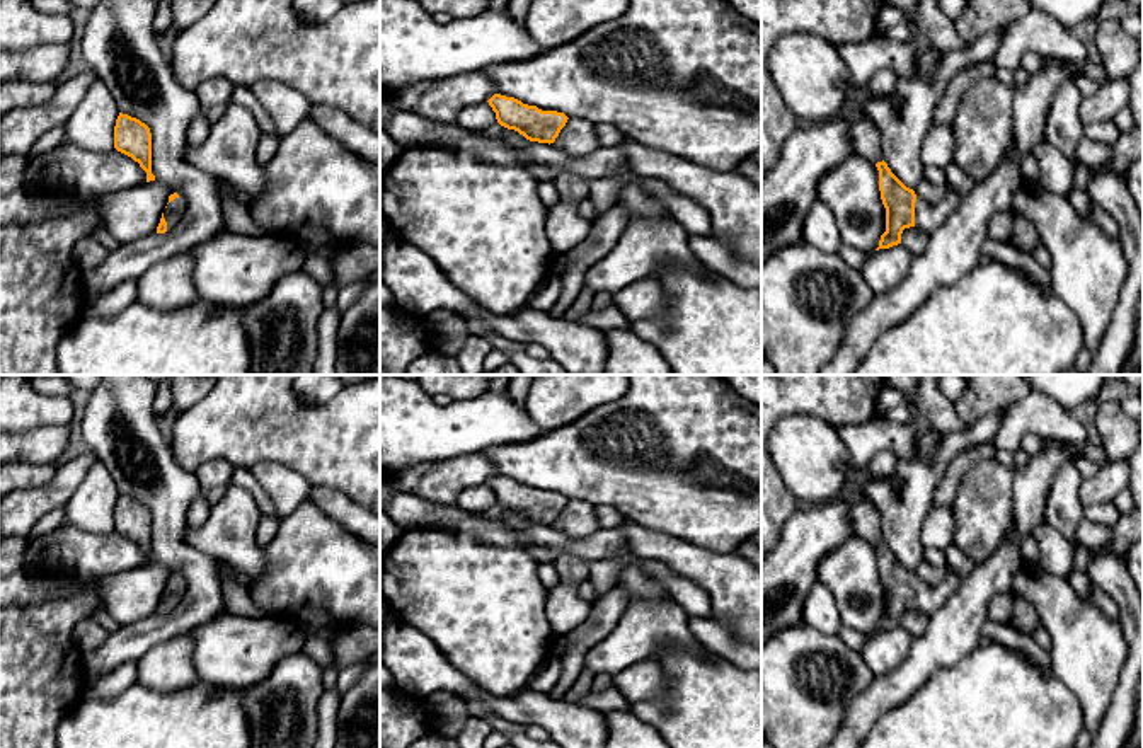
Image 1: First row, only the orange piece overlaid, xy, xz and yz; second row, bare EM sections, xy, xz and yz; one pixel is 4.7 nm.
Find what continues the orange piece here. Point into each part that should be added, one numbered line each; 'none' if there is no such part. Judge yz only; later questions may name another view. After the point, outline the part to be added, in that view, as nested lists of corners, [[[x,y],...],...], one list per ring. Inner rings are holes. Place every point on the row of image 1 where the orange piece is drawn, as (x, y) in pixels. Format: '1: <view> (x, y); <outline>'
1: yz (927, 217); [[[951,186],[945,187],[945,198],[933,206],[918,198],[915,201],[915,227],[922,228],[927,235],[937,230],[961,201]]]

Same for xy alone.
1: xy (174, 208); [[[182,196],[175,198],[167,204],[164,211],[164,218],[167,222],[167,232],[177,223],[186,206],[187,206],[187,201]]]

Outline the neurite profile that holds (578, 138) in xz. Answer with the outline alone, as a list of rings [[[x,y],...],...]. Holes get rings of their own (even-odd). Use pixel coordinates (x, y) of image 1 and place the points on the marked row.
[[[569,118],[550,145],[572,157],[586,157],[598,148],[594,124],[589,124],[586,119]]]

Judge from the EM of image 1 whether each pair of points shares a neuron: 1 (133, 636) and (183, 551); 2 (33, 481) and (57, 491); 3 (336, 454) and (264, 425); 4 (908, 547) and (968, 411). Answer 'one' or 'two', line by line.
1: one
2: two
3: one
4: two

